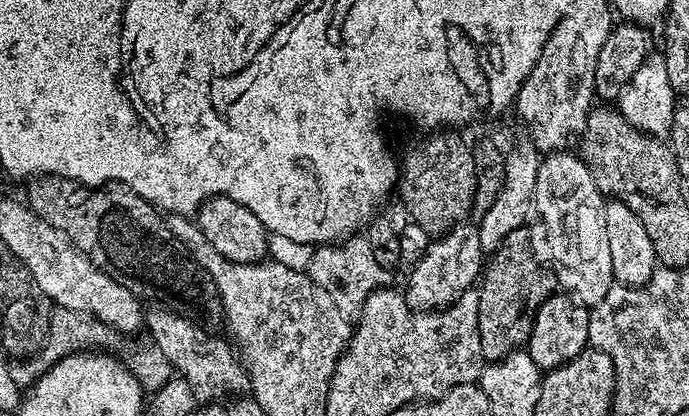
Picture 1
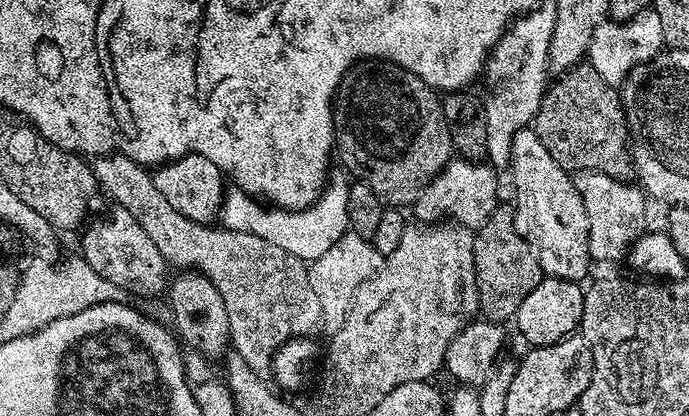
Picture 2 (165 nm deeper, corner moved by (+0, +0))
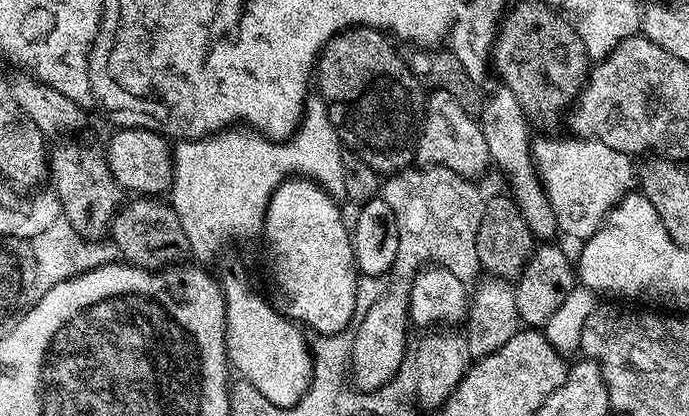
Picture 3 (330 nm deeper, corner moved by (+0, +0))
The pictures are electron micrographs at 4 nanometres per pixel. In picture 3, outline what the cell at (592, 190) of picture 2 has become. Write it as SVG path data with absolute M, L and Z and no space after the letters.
M556 134L541 135L544 136L541 140L533 139L532 160L536 163L544 193L550 198L557 229L575 242L583 242L600 229L608 211L633 187L633 157L595 138L559 140L552 135Z

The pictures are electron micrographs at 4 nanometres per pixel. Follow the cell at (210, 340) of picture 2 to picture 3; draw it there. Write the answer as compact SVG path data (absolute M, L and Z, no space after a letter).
M132 198L112 218L111 243L116 244L121 257L136 268L159 270L189 259L190 242L186 242L186 230L182 230L182 222L178 222L178 214L171 203L162 201L160 198Z

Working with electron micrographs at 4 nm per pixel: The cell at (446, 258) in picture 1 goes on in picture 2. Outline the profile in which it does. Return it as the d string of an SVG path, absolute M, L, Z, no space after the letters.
M463 158L449 160L440 173L418 194L415 204L411 205L415 219L421 224L434 224L451 218L461 228L475 230L481 228L494 214L500 196L500 184L496 181L497 169L487 162L477 162Z

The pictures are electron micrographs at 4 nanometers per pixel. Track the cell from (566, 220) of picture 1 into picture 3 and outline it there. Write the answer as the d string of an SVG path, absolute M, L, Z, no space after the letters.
M497 86L492 93L483 97L478 113L478 123L484 137L486 146L490 150L490 161L504 171L508 179L510 195L515 200L526 226L532 232L533 237L548 242L557 235L554 210L550 206L550 198L544 193L544 185L540 183L540 176L536 172L536 163L532 160L533 137L528 136L530 121L525 116L522 106L518 106L518 98L509 88Z

